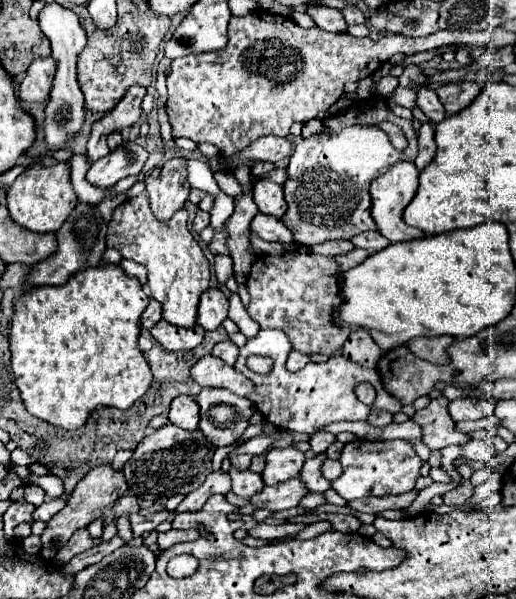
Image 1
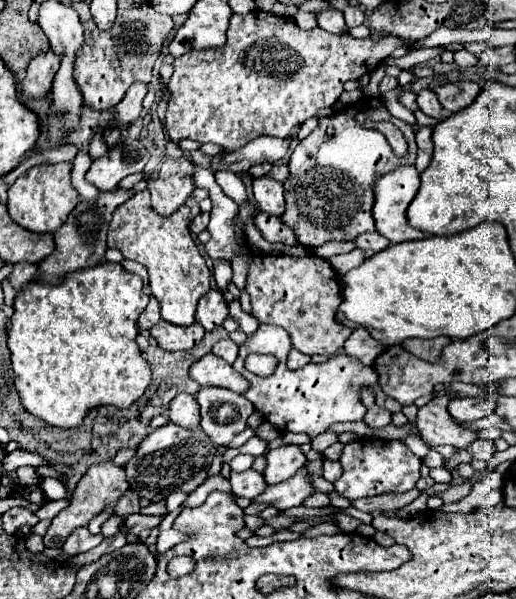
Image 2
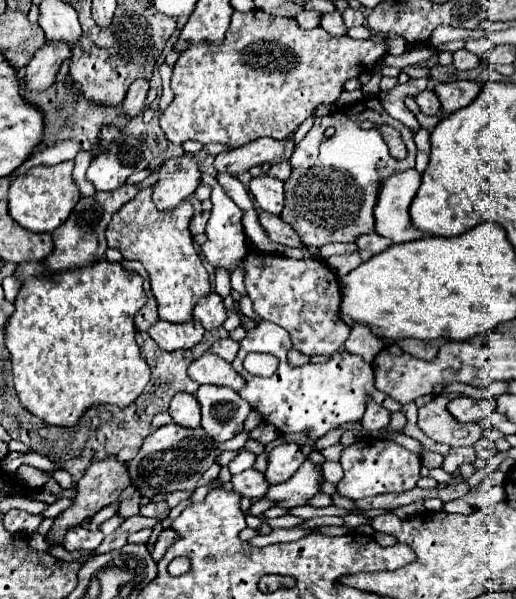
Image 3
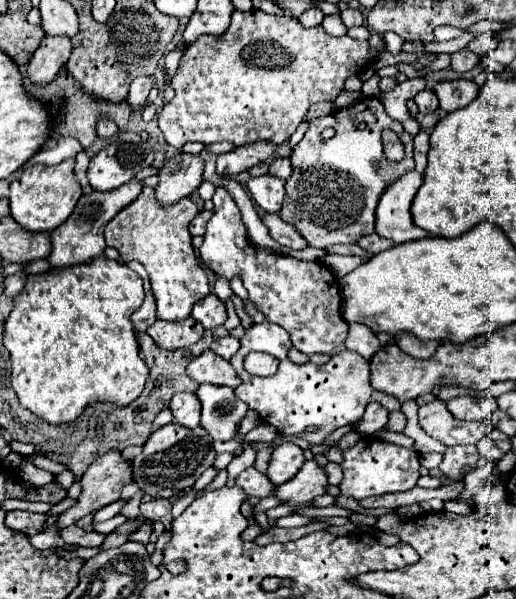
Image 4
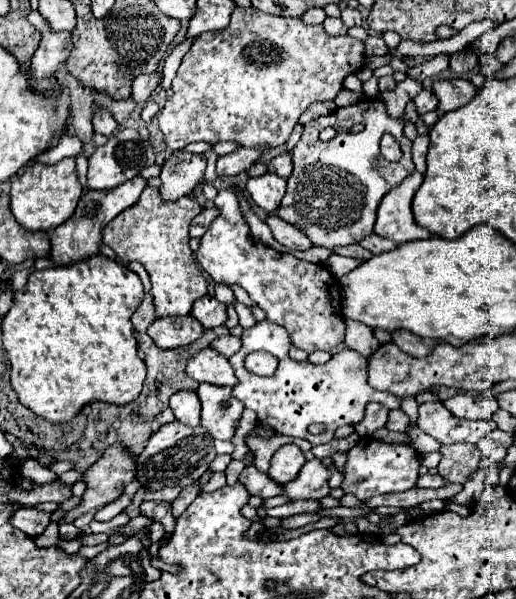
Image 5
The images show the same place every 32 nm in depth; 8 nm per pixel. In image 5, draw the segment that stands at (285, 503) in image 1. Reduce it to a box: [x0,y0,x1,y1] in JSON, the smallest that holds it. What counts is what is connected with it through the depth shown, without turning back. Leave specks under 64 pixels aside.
[286,458,330,500]

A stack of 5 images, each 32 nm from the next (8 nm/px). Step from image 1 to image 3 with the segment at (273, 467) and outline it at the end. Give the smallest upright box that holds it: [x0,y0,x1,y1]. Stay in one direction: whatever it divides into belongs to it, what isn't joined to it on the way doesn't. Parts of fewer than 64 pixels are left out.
[266,442,306,484]

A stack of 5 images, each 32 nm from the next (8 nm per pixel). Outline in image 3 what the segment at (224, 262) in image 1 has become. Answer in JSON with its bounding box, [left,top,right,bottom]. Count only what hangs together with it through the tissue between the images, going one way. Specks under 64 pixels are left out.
[214,268,230,298]

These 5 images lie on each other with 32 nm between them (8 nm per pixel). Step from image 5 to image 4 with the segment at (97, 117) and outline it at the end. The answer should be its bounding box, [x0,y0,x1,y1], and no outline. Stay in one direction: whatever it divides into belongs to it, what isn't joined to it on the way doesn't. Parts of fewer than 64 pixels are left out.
[96,118,118,138]

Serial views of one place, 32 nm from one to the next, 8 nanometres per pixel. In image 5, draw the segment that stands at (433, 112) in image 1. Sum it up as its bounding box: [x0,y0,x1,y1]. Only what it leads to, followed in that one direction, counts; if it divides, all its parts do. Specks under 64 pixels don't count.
[414,90,438,114]

